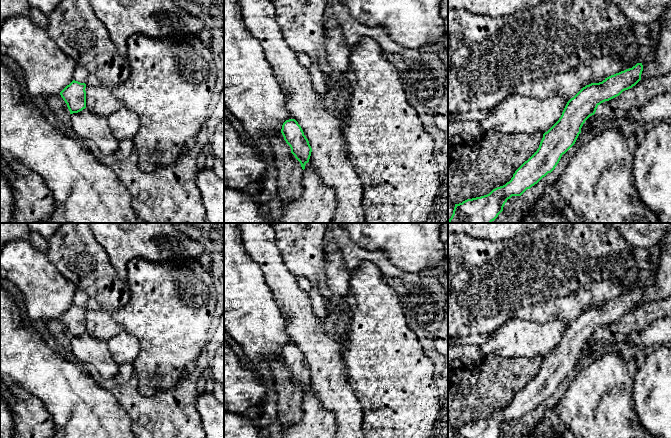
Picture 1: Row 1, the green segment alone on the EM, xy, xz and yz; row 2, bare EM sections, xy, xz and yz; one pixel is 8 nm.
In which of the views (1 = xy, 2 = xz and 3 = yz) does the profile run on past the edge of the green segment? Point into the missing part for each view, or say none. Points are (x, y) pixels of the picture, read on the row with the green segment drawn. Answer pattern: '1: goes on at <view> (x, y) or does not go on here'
1: does not go on here
2: does not go on here
3: does not go on here

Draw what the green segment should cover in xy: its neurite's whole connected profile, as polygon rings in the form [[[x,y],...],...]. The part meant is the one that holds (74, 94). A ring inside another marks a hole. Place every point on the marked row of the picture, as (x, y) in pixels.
[[[73,80],[60,95],[67,104],[70,114],[78,113],[86,108],[86,84]]]

